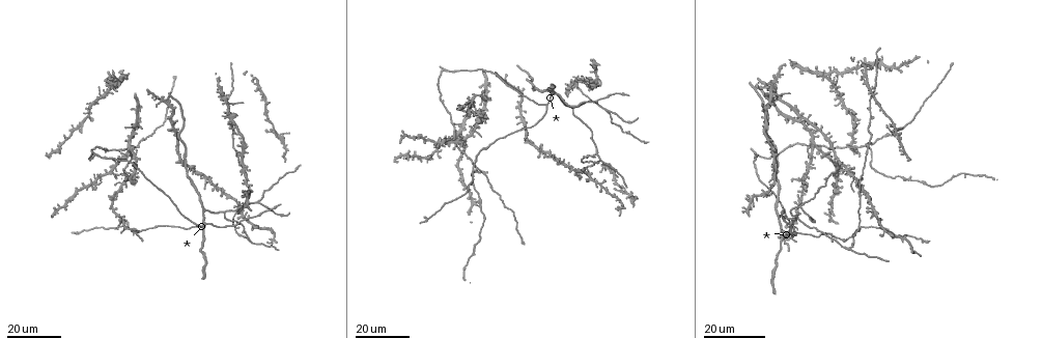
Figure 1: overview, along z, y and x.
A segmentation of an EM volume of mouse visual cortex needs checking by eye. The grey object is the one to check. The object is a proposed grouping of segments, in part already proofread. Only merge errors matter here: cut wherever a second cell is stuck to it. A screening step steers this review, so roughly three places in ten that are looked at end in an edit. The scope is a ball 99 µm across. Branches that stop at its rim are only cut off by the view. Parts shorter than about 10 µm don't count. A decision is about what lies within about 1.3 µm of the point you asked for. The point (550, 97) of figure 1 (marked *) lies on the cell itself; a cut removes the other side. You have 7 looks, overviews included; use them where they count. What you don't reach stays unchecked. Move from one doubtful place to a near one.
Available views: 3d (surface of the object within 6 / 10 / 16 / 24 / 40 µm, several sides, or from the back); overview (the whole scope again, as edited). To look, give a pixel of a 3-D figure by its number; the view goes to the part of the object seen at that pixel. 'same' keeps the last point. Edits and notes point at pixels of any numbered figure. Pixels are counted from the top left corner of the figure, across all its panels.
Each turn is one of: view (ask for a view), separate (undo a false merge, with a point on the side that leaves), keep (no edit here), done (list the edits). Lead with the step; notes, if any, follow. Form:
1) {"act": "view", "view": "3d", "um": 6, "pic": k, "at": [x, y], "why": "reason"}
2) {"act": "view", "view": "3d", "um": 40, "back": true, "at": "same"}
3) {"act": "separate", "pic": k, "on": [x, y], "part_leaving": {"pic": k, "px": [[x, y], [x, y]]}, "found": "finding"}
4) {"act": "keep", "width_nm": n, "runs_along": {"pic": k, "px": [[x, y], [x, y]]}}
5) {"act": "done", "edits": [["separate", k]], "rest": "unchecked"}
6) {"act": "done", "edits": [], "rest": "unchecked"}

{"act": "view", "view": "3d", "um": 24, "pic": 1, "at": [258, 203], "why": "a fork"}

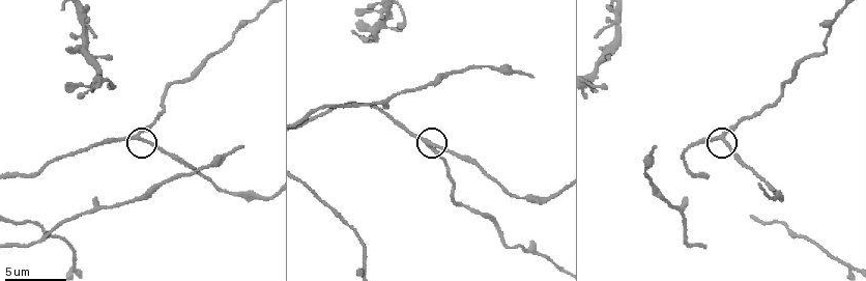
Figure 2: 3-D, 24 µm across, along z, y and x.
{"act": "view", "view": "3d", "um": 6, "pic": 2, "at": [141, 135]}

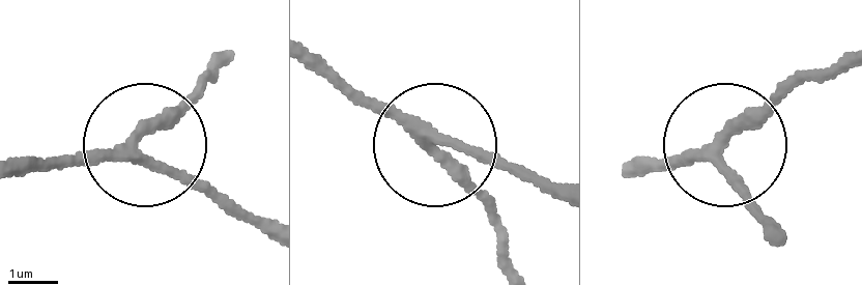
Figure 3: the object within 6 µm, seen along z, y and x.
{"act": "keep", "arms": 3, "runs_along": {"pic": 3, "px": [[19, 165], [155, 157], [237, 219]]}, "found": "one cell here"}

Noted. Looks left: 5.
{"act": "view", "view": "3d", "um": 24, "pic": 1, "at": [477, 166], "why": "two arms in line, one across"}

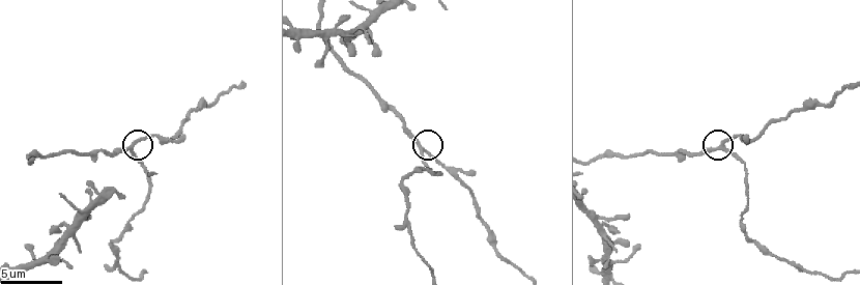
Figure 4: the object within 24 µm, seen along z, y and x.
{"act": "view", "view": "3d", "um": 6, "pic": 4, "at": [725, 146]}

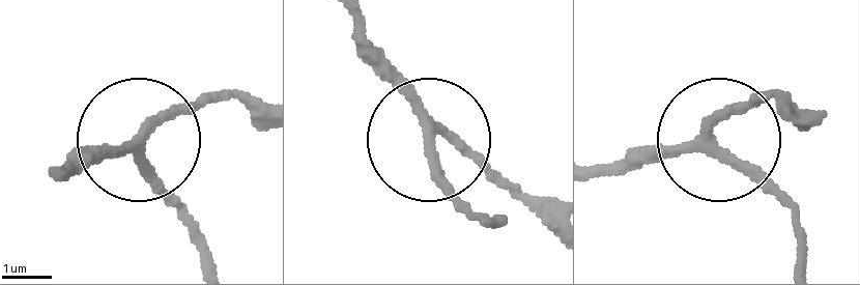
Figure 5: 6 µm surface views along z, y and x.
{"act": "keep", "runs_along": {"pic": 5, "px": [[350, 15], [359, 52], [421, 126], [511, 197]]}, "found": "continuous, no second cell"}

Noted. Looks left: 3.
{"act": "view", "view": "3d", "um": 24, "pic": 1, "at": [966, 174], "why": "thick turns thin"}

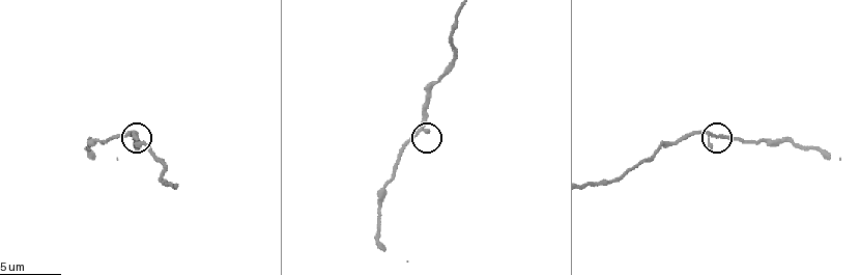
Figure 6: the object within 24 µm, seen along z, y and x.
{"act": "view", "view": "3d", "um": 6, "pic": 6, "at": [421, 129], "why": "zoom in"}

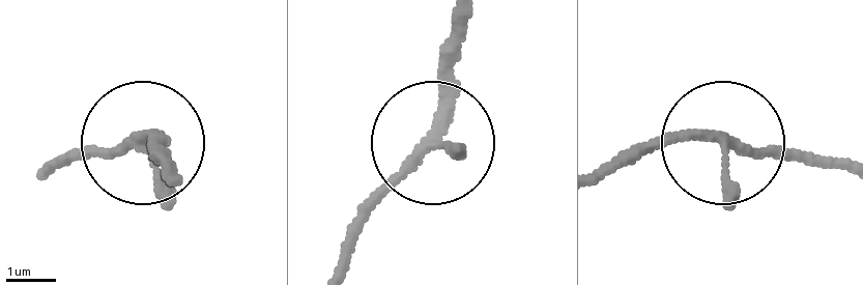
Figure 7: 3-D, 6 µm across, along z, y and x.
{"act": "keep", "width_nm": 200, "runs_along": {"pic": 7, "px": [[466, 24], [446, 136], [354, 230]]}, "found": "all the same cell"}

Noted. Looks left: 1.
{"act": "done", "edits": [], "rest": "unchecked"}

